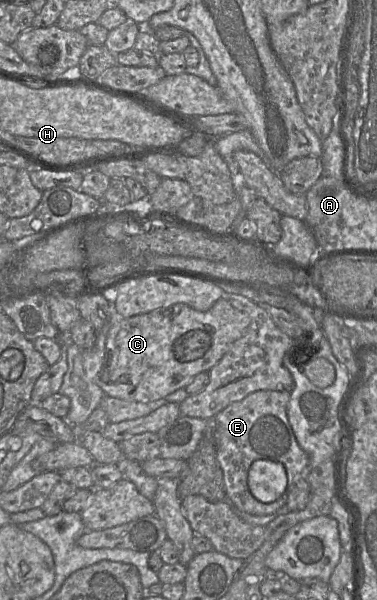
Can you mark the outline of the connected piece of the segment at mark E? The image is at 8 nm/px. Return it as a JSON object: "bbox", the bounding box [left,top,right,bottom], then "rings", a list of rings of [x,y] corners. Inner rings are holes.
{"bbox":[215,390,309,516],"rings":[[[259,390],[247,395],[244,399],[233,402],[220,411],[215,417],[215,445],[217,461],[223,471],[226,495],[241,511],[252,515],[263,516],[275,513],[287,503],[288,495],[294,484],[309,470],[309,458],[298,444],[287,417],[287,408],[290,400],[289,391]],[[259,459],[280,462],[287,472],[287,489],[283,495],[274,502],[265,503],[255,498],[247,483],[248,471],[251,464]]]}

